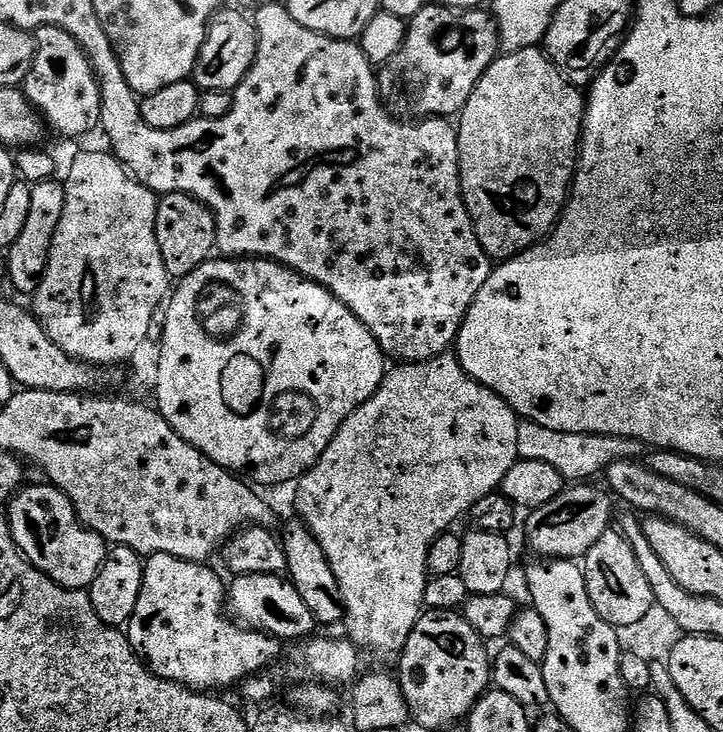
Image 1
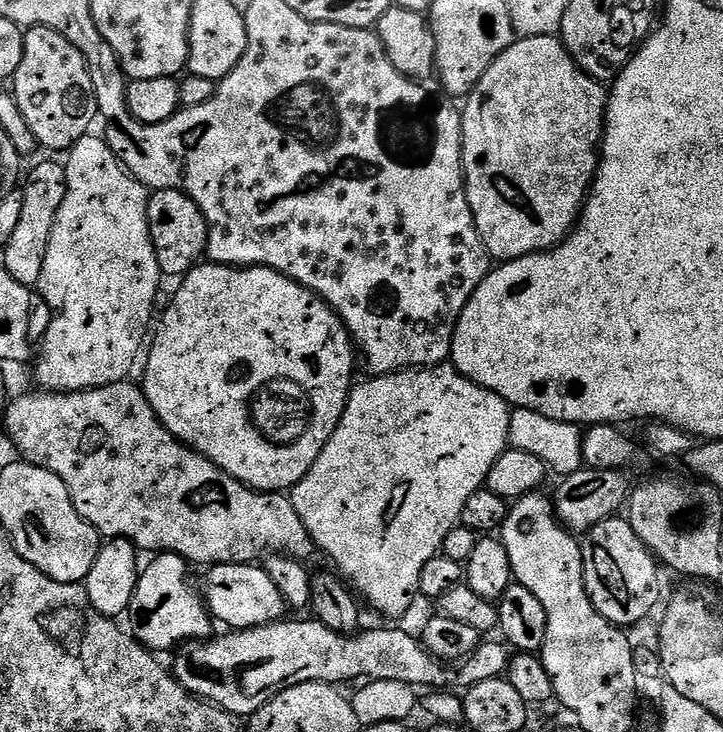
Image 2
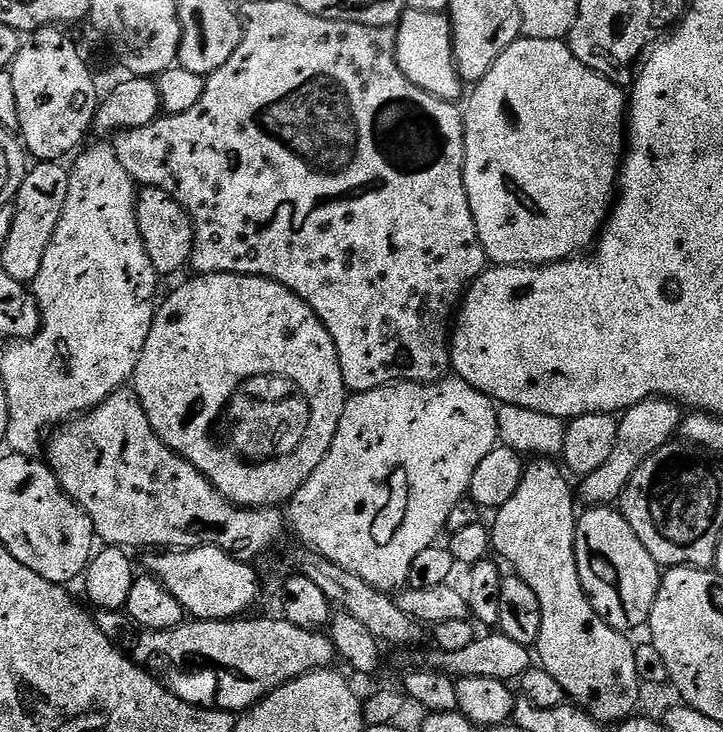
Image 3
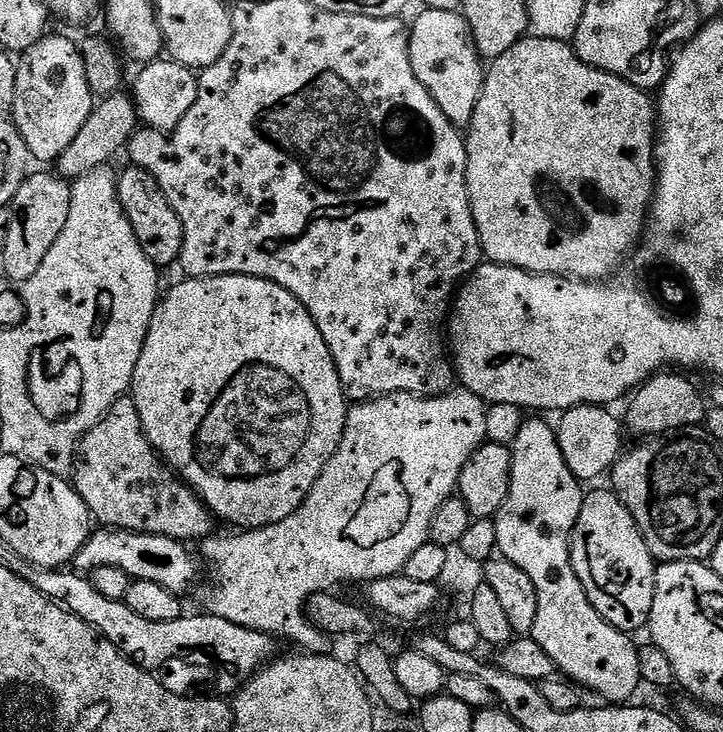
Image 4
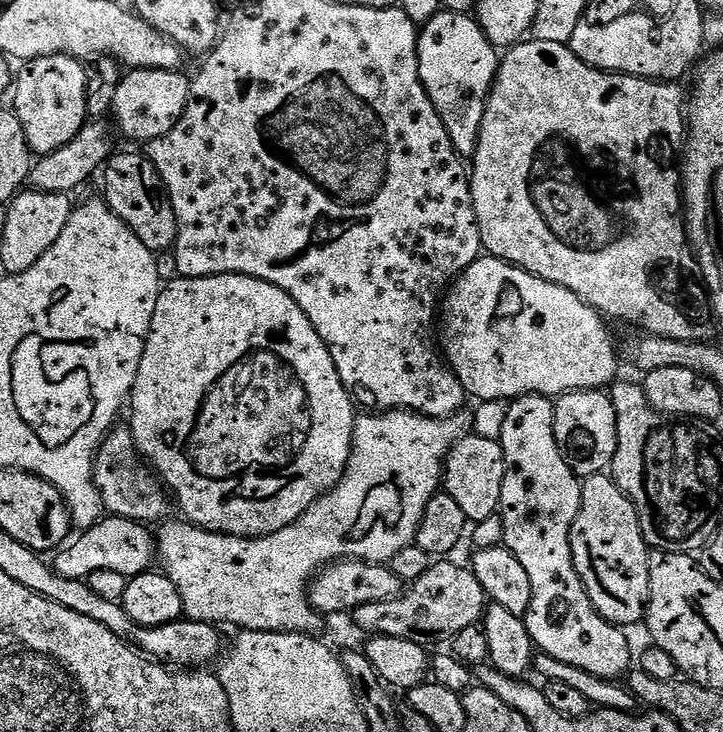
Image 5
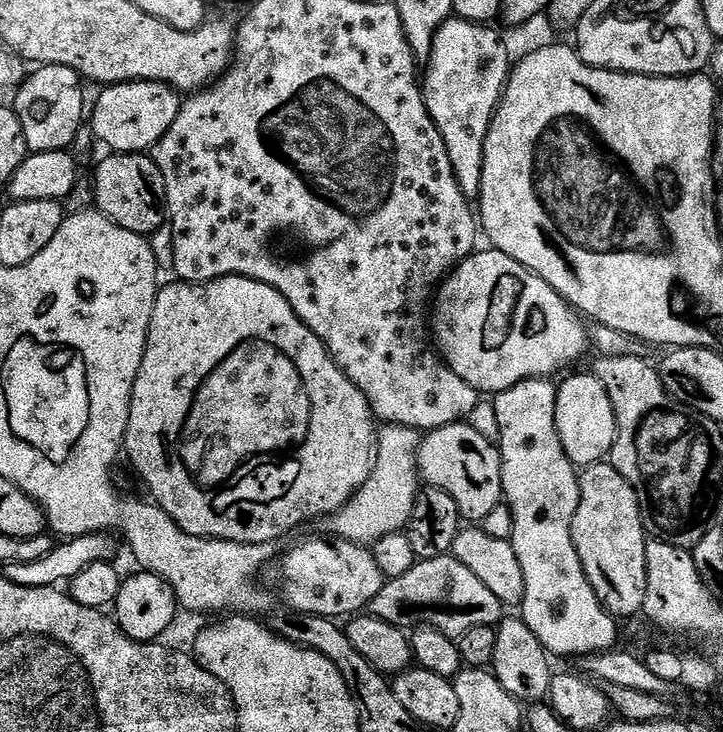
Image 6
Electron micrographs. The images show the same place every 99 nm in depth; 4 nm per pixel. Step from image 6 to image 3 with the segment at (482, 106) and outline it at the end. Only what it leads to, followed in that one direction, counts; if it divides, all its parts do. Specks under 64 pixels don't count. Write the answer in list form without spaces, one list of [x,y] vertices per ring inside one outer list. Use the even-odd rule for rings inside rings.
[[[407,7],[395,25],[394,31],[396,33],[396,61],[402,74],[406,74],[406,78],[410,78],[414,86],[426,90],[432,96],[453,102],[459,101],[462,81],[454,58],[452,21],[447,15],[442,12],[425,14],[422,10]]]

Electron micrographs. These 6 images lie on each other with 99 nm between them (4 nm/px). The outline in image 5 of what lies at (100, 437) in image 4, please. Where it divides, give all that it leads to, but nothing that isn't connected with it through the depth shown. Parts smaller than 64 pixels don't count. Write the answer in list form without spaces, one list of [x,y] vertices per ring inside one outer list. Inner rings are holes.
[[[128,426],[113,428],[96,453],[96,489],[100,492],[105,509],[113,516],[138,520],[148,526],[151,520],[160,520],[168,512],[169,493],[155,471],[136,451],[132,429]]]

